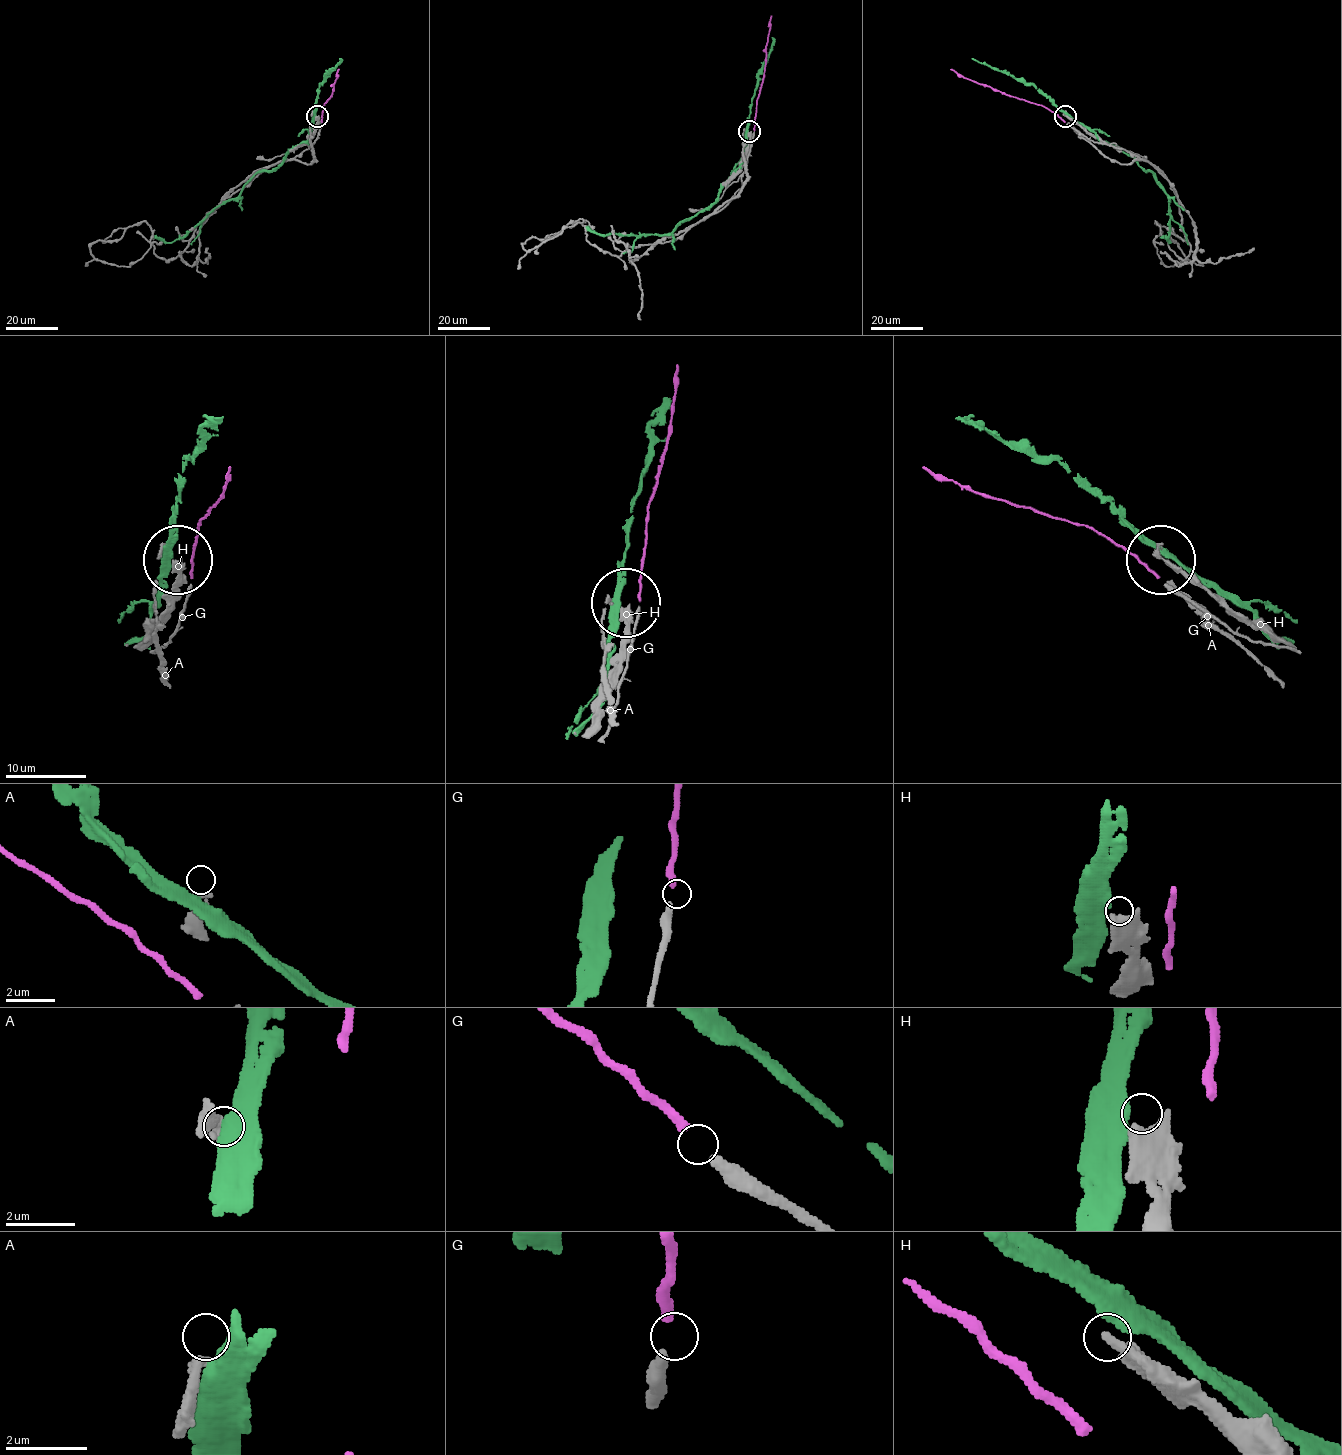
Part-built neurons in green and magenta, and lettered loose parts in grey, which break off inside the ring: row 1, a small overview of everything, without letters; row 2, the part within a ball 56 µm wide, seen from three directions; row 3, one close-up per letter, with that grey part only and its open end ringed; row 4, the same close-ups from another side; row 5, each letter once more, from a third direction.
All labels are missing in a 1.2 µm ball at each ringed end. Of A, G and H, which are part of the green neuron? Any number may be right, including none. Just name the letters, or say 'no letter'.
no letter

